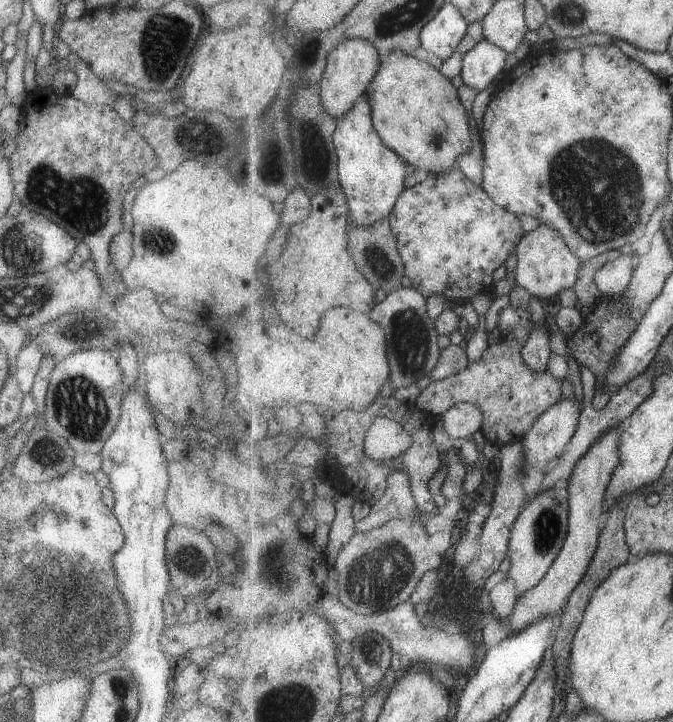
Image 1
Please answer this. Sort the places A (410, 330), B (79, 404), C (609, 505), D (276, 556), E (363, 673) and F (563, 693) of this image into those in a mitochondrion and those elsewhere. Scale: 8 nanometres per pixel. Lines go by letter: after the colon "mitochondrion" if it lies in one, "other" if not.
A: mitochondrion
B: mitochondrion
C: other
D: mitochondrion
E: other
F: other

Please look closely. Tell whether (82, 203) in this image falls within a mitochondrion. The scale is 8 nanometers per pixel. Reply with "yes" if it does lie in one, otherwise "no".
yes

